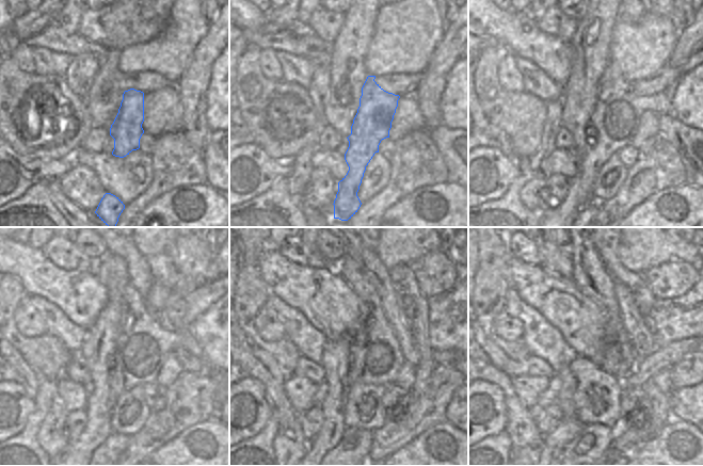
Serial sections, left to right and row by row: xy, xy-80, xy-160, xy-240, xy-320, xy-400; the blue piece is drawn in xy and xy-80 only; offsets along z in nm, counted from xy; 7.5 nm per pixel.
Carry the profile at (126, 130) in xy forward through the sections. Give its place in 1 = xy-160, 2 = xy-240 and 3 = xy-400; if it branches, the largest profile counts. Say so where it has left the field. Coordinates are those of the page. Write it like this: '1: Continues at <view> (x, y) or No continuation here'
1: Continues at xy-160 (616, 119)
2: Continues at xy-240 (143, 343)
3: Continues at xy-400 (590, 274)

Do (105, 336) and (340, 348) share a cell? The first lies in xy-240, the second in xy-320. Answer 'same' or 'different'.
same

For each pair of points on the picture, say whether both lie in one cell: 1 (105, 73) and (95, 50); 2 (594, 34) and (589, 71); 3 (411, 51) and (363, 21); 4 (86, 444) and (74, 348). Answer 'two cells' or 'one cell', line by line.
1: two cells
2: one cell
3: two cells
4: two cells

